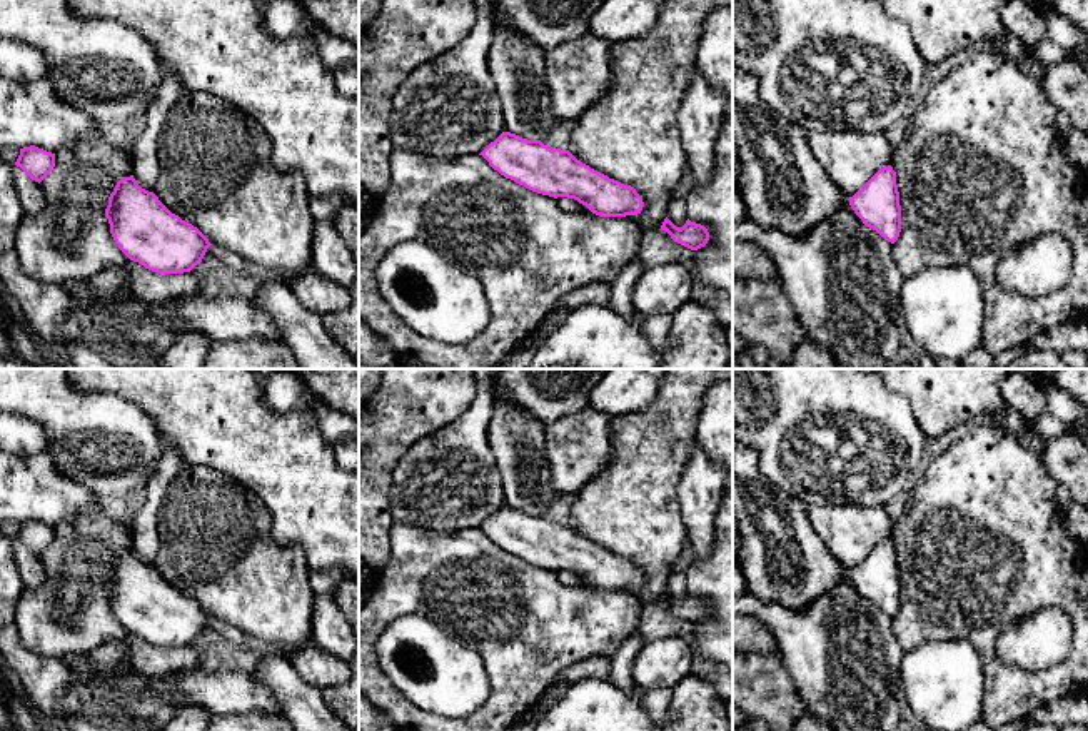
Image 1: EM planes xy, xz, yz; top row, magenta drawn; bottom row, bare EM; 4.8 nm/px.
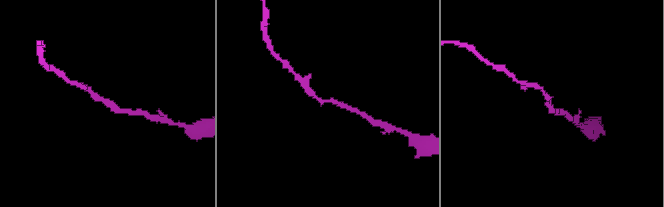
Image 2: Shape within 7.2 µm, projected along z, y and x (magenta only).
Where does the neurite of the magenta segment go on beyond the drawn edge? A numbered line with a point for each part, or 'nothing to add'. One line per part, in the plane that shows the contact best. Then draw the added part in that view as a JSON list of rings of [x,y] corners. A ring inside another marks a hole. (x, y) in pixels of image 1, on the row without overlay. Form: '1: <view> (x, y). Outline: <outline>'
nothing to add

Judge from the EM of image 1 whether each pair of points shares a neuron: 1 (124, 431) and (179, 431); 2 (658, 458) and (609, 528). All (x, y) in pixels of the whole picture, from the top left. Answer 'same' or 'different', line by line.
1: different
2: same

